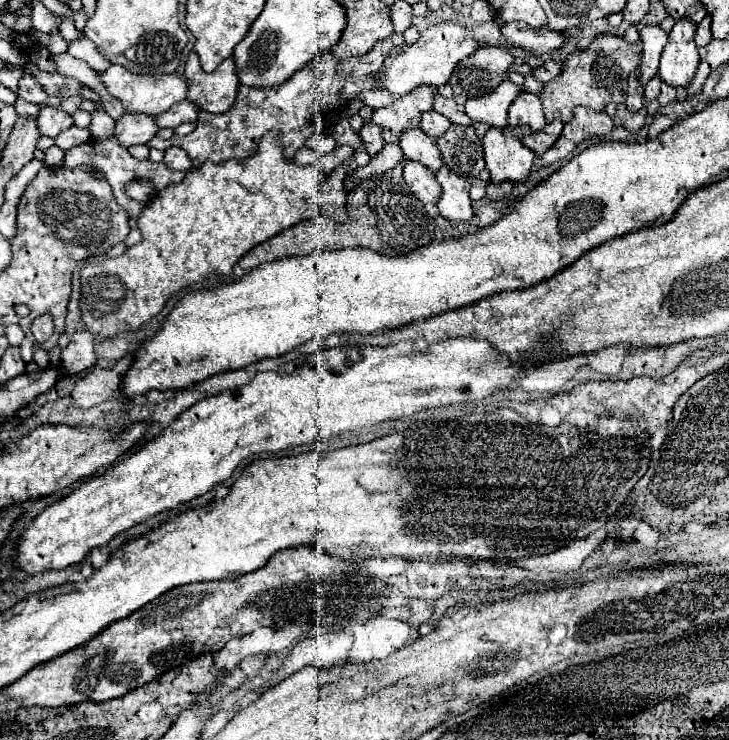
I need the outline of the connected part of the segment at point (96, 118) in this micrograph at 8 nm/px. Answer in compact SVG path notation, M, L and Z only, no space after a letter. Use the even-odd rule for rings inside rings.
M99 105L97 111L91 113L91 137L95 139L111 139L113 137L113 129L115 129L115 119L111 119Z

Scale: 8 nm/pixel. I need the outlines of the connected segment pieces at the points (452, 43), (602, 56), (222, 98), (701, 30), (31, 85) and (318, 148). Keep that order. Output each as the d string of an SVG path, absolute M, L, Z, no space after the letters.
M439 23L435 27L429 27L417 43L409 47L395 47L383 61L383 67L377 71L377 89L387 91L395 99L411 93L419 85L429 87L441 87L449 81L455 65L463 61L463 57L469 57L477 49L477 39L473 37L469 27L461 27L457 23Z
M603 35L595 39L589 47L577 49L563 59L561 73L543 85L539 97L545 109L545 119L551 123L553 119L561 119L569 123L573 119L573 109L577 105L585 105L593 111L603 111L607 103L623 103L627 95L627 79L639 67L639 51L641 43L629 45L621 37Z
M191 51L185 63L187 81L187 101L195 103L199 109L209 113L225 113L235 103L235 95L239 89L239 79L235 77L233 59L225 59L213 73L205 73L199 67L199 57Z
M705 17L705 19L697 25L697 31L695 31L695 45L697 45L697 47L703 47L705 43L709 43L709 41L711 41L709 23L711 23L711 19L709 19L709 17Z
M23 75L21 81L19 81L19 95L29 101L29 103L35 103L35 105L41 105L49 95L43 91L43 87L31 77L31 75Z
M315 133L307 139L305 146L316 154L323 155L331 152L336 147L336 141L331 134Z

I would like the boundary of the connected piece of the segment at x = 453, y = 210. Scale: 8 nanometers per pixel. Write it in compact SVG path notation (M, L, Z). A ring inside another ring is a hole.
M441 167L437 171L437 181L441 185L441 197L439 197L439 213L449 221L469 221L473 217L469 189L471 183L455 173L451 169Z

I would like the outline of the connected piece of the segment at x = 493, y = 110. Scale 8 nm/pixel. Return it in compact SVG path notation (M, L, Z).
M505 79L495 93L487 97L469 99L465 103L465 115L473 119L473 123L487 123L491 127L503 127L507 125L507 109L513 103L513 99L521 93L517 85L513 85L509 79Z

